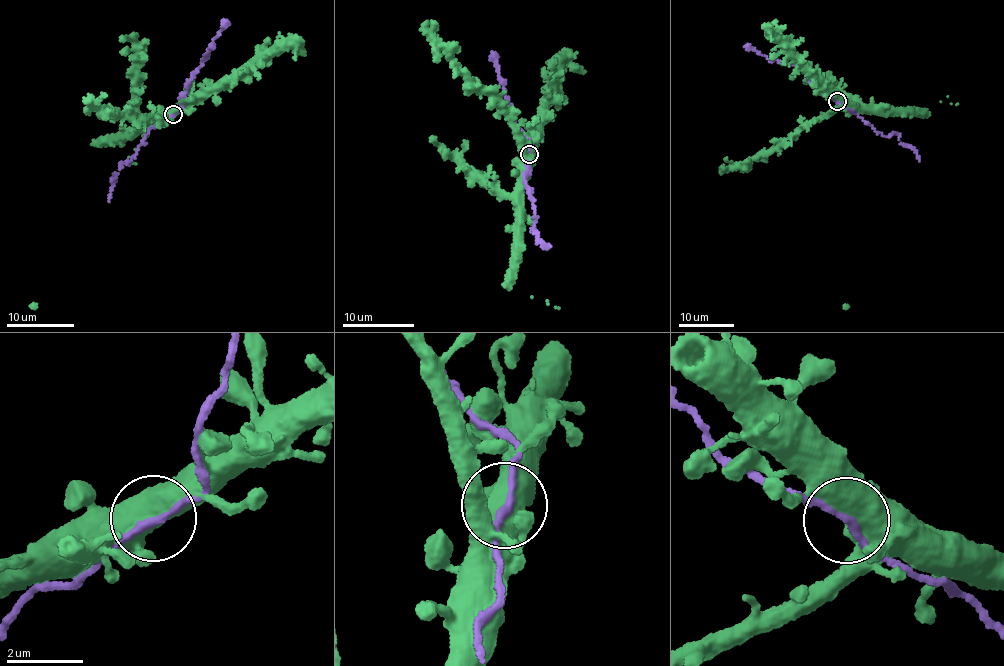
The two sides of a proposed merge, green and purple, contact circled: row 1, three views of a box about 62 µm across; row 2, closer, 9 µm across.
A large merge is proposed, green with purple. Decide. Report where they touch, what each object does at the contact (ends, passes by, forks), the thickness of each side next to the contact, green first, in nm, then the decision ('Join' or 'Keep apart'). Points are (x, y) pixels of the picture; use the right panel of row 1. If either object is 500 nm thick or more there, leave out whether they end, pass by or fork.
Place: (837, 101). Thickness 550 nm (green) against 180 nm. Join

